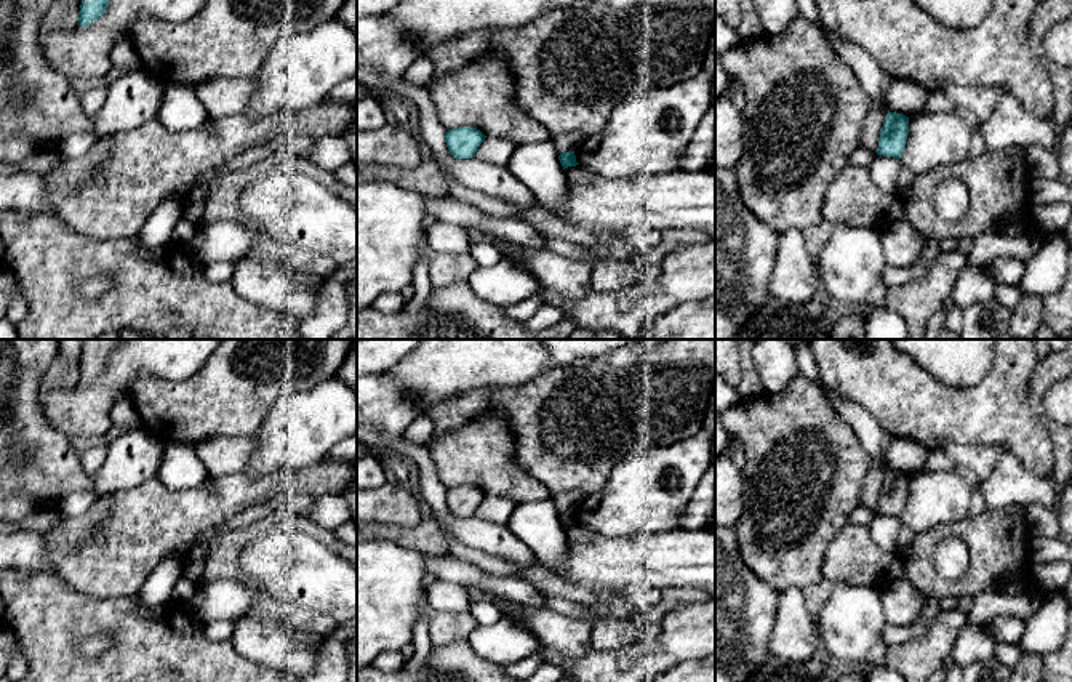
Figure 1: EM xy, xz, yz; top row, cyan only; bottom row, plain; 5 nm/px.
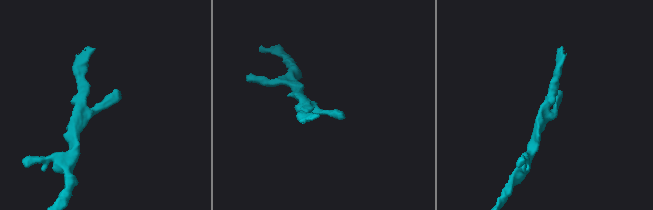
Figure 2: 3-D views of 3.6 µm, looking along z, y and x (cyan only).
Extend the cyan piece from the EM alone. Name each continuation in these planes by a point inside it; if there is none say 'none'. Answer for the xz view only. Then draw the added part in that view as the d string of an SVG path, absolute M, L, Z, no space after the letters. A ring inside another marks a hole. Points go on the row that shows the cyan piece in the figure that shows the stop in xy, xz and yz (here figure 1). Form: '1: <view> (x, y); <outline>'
none

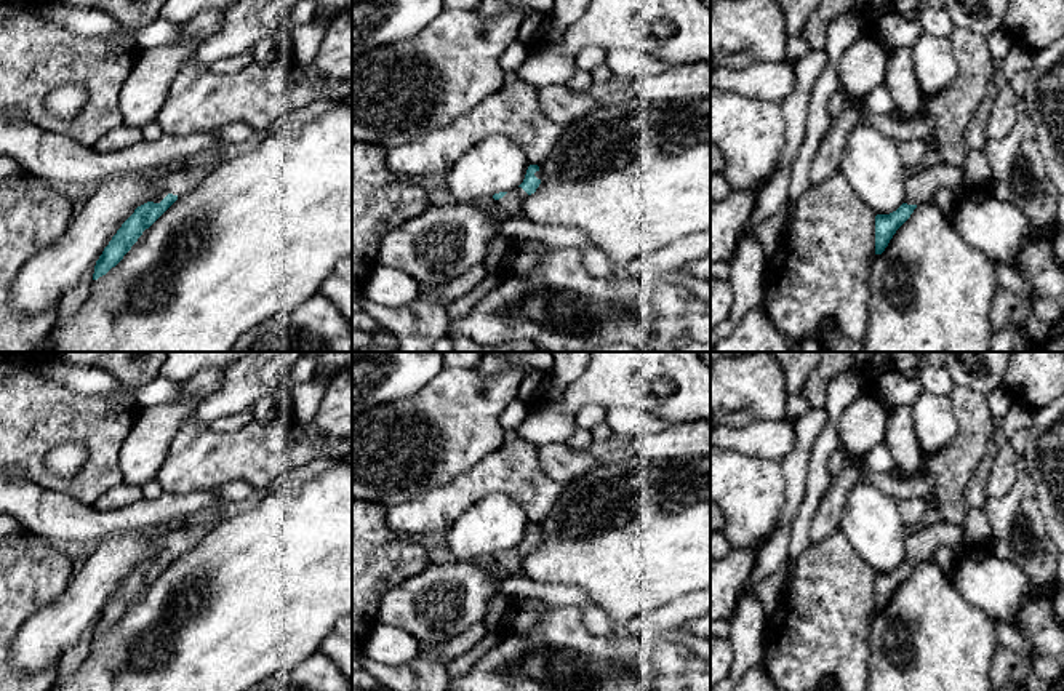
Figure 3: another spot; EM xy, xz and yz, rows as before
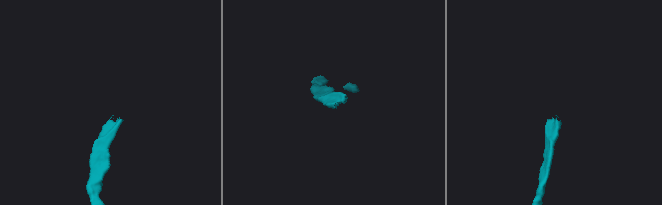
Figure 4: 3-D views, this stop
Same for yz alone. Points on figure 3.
1: yz (922, 184); M939 163L928 168L920 168L909 173L906 182L906 200L907 205L920 205L934 200L939 189L947 187L954 190L962 190L963 186L963 168Z

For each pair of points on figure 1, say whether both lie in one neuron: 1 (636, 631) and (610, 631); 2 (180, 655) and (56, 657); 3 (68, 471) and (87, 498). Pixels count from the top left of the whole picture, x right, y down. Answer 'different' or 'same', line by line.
1: same
2: same
3: different

